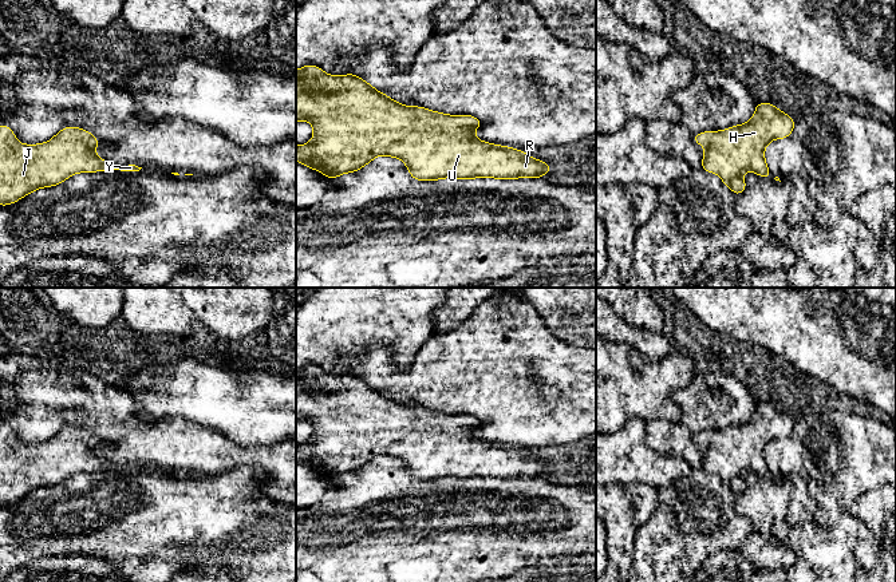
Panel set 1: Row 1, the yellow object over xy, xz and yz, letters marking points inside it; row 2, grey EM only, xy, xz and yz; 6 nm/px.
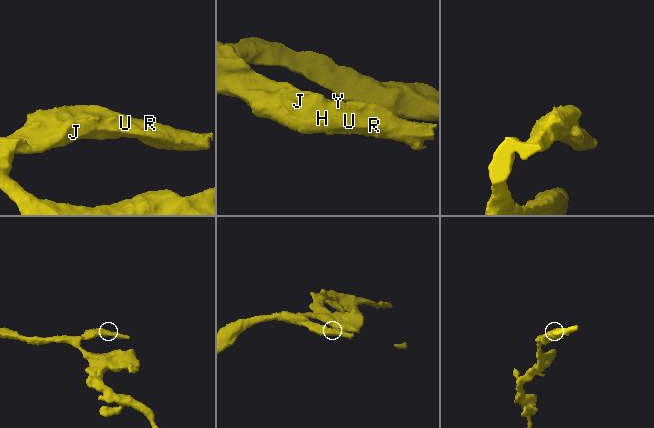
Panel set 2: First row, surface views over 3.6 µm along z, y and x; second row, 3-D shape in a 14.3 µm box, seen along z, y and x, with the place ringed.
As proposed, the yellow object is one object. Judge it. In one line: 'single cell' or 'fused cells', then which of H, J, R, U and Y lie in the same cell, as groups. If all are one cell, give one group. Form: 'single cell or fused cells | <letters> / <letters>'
single cell | H J R U Y

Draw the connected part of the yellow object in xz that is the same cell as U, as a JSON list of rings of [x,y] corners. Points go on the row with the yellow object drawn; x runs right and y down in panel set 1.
[[[312,64],[296,70],[297,120],[308,120],[313,126],[313,136],[309,143],[296,146],[296,161],[320,171],[329,179],[346,173],[354,173],[378,155],[402,159],[411,177],[418,181],[442,178],[541,178],[552,170],[548,163],[530,158],[524,151],[479,140],[474,135],[474,130],[482,124],[482,120],[471,115],[446,115],[419,106],[408,107],[376,91],[354,74],[333,76]]]

